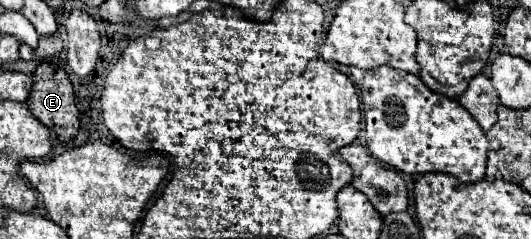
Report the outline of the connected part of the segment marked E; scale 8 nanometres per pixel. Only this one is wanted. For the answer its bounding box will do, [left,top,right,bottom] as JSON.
[28,62,80,142]

